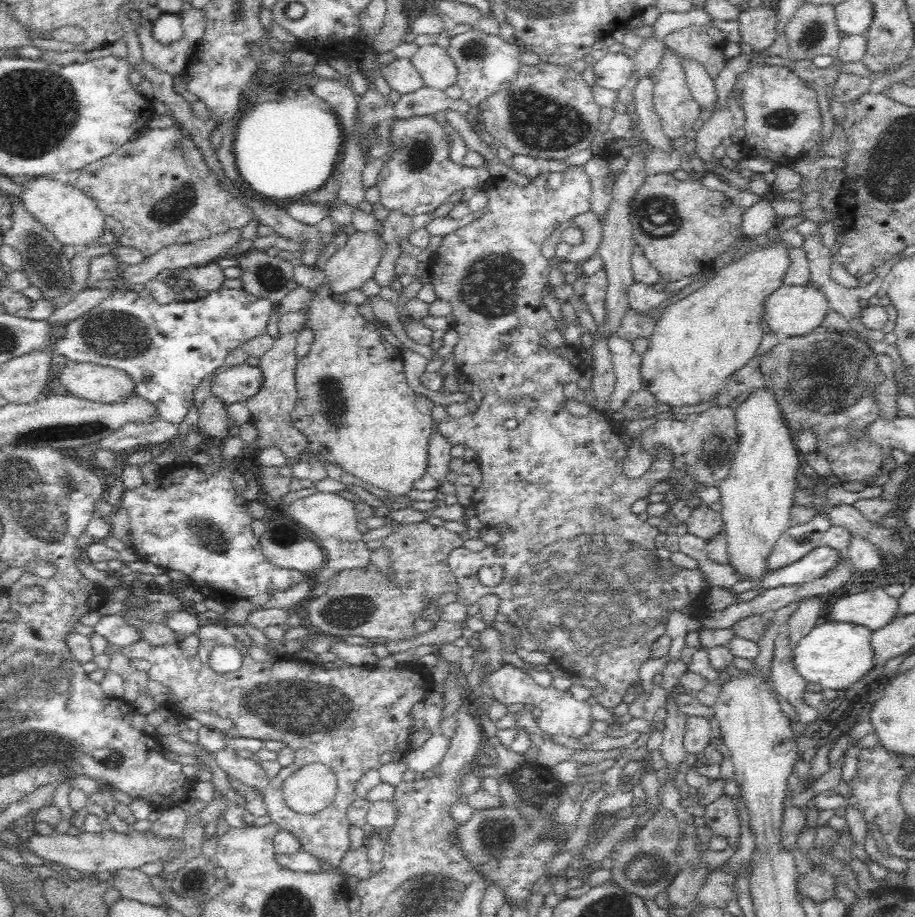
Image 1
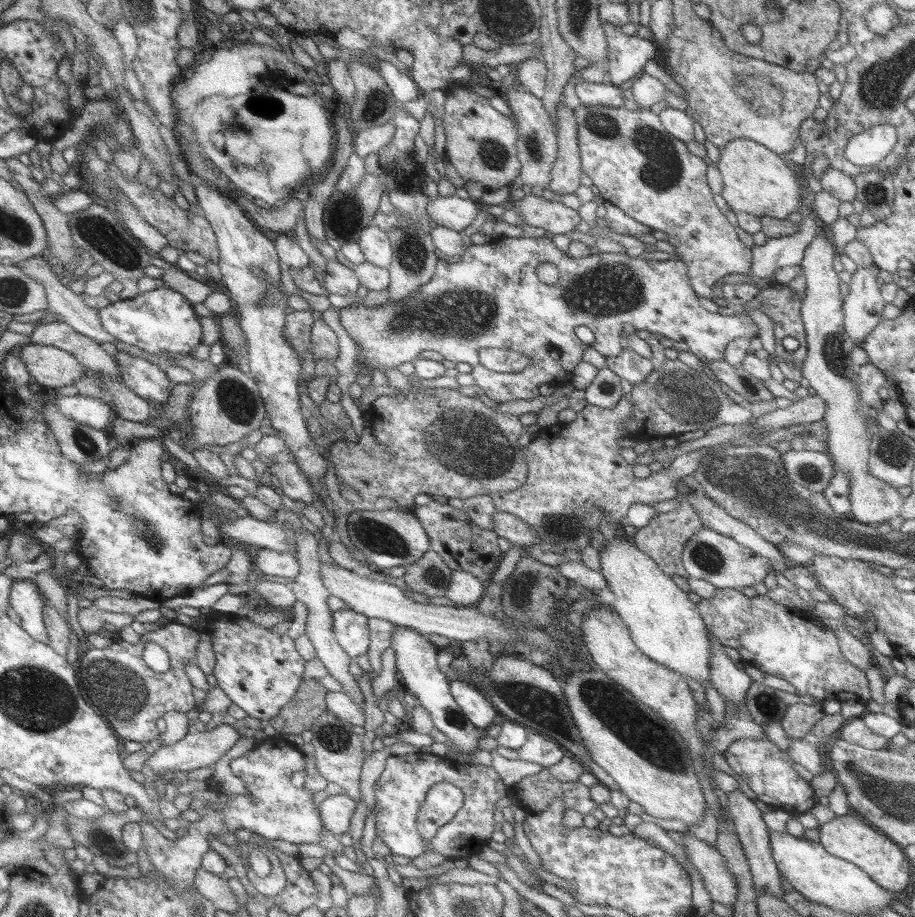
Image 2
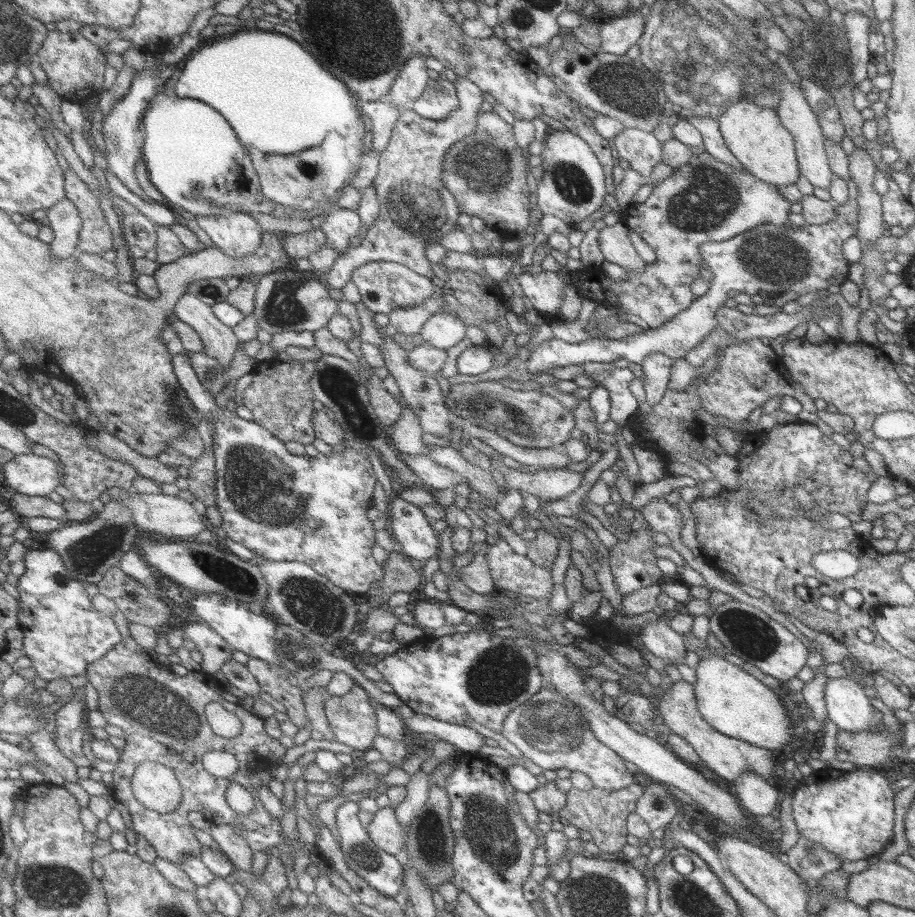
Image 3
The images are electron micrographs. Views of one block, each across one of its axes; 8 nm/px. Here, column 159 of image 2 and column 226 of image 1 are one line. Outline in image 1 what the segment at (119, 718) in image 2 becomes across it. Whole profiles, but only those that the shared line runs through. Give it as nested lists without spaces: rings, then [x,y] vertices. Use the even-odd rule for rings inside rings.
[[[220,625],[202,627],[199,632],[200,650],[194,659],[184,656],[180,644],[153,646],[141,639],[130,647],[125,647],[123,652],[130,661],[143,659],[150,664],[148,679],[160,682],[162,686],[172,690],[170,702],[165,704],[171,714],[176,716],[189,716],[192,712],[210,712],[220,718],[230,718],[234,722],[234,728],[224,733],[225,738],[242,737],[258,738],[260,740],[276,740],[290,747],[296,755],[293,766],[282,768],[262,791],[265,802],[266,814],[271,822],[280,828],[291,832],[301,844],[306,853],[319,860],[325,861],[329,866],[341,864],[344,854],[350,847],[349,823],[347,812],[354,799],[356,783],[371,770],[379,770],[383,765],[401,760],[402,756],[411,748],[410,736],[415,732],[413,722],[415,716],[410,715],[411,708],[425,701],[428,691],[432,690],[434,682],[431,672],[421,664],[397,664],[396,667],[380,667],[365,670],[364,667],[356,667],[344,664],[338,670],[322,668],[320,664],[312,662],[300,662],[294,659],[277,660],[272,668],[266,664],[258,664],[252,660],[245,642],[240,642],[236,636]],[[216,646],[234,646],[241,652],[241,668],[235,672],[219,674],[208,665],[210,652]],[[321,763],[330,768],[336,774],[338,794],[330,806],[320,812],[304,814],[294,812],[288,808],[283,797],[283,783],[292,774],[295,774],[308,764]]]

